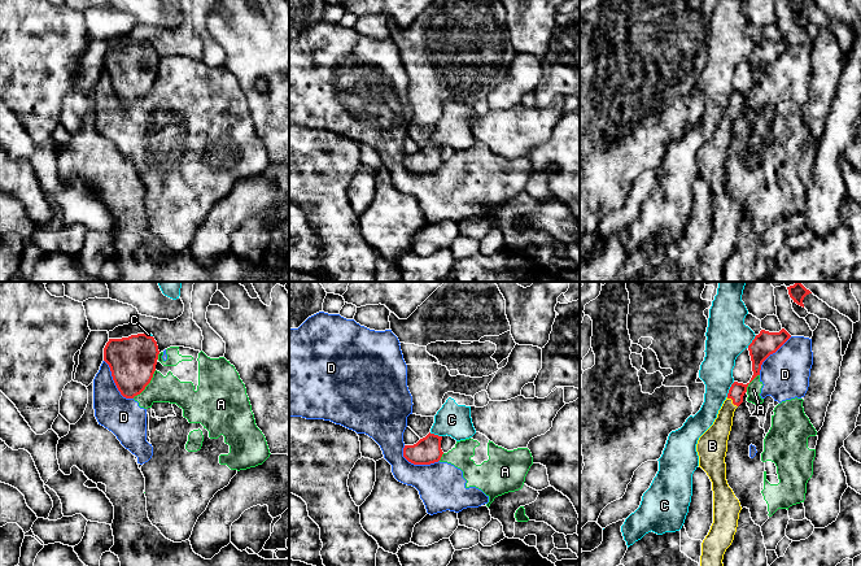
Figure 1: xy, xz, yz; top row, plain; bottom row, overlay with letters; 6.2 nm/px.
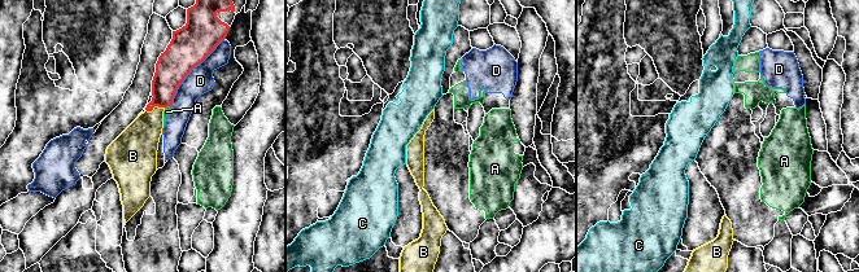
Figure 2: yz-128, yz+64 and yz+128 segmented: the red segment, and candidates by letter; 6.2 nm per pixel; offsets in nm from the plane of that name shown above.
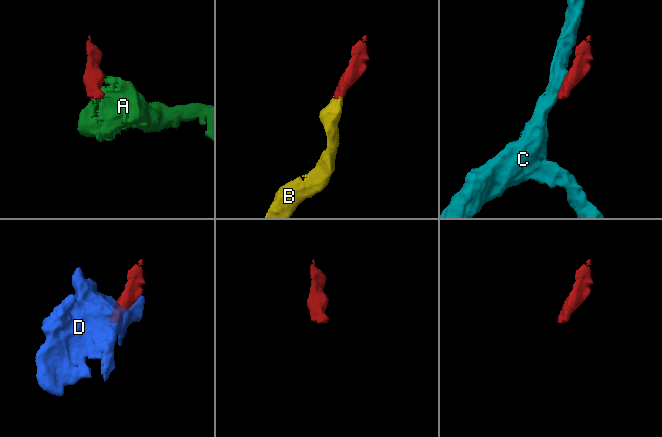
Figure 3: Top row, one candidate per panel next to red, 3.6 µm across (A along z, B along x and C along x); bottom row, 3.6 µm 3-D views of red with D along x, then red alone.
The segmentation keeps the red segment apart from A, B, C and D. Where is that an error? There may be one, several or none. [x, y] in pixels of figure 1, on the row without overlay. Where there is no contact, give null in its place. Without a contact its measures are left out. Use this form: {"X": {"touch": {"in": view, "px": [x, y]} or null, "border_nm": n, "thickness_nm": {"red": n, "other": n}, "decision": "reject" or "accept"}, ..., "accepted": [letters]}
{"A": {"touch": {"in": "xy", "px": [147, 94]}, "border_nm": 220, "thickness_nm": {"red": 300, "other": 170}, "decision": "reject"}, "B": {"touch": {"in": "yz", "px": [733, 110]}, "border_nm": 90, "thickness_nm": {"red": 100, "other": 150}, "decision": "accept"}, "C": {"touch": {"in": "yz", "px": [729, 99]}, "border_nm": 110, "thickness_nm": {"red": 100, "other": 200}, "decision": "reject"}, "D": {"touch": {"in": "xz", "px": [418, 173]}, "border_nm": 240, "thickness_nm": {"red": 170, "other": 300}, "decision": "reject"}, "accepted": ["B"]}

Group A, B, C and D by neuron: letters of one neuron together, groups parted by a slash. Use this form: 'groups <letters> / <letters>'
groups A D / B / C

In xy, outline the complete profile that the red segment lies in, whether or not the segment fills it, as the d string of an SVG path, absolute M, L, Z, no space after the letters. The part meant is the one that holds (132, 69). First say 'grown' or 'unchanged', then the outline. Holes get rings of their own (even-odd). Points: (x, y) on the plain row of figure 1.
unchanged; M145 42L109 48L104 57L104 70L123 106L134 108L145 99L156 80L158 64L157 51Z

